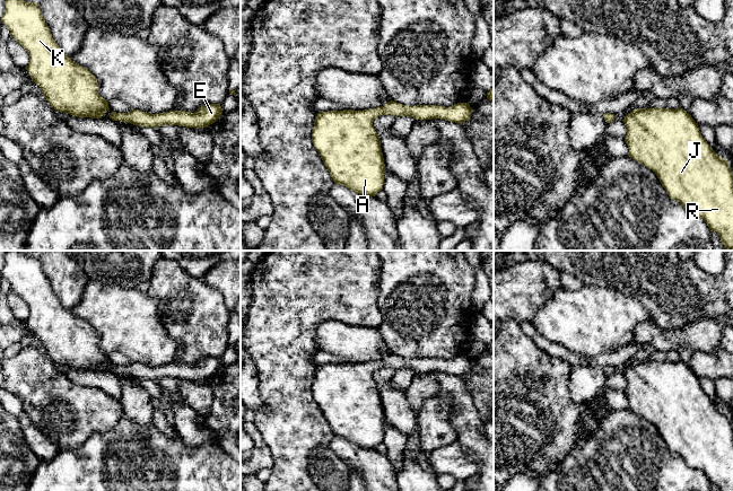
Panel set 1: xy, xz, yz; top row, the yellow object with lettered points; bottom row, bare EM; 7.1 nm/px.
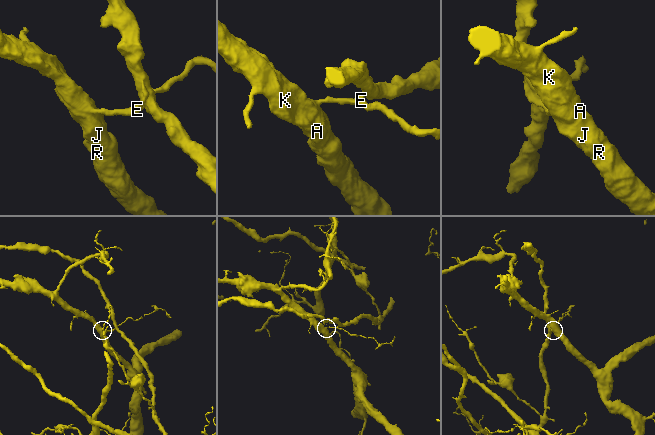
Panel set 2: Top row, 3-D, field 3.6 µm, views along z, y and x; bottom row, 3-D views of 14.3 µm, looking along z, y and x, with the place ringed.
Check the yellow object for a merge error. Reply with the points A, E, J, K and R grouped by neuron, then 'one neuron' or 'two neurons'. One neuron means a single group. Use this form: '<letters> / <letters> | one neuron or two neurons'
A J K R / E | two neurons

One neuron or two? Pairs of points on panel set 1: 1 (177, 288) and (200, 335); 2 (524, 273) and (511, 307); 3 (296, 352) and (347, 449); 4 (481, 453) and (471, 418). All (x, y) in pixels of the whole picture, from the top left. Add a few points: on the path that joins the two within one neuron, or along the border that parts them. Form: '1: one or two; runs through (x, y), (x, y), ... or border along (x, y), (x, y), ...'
1: one; runs through (183, 299), (200, 324)
2: one; runs through (524, 281), (524, 286), (511, 299)
3: two; border along (334, 437), (329, 444)
4: one; runs through (477, 444), (471, 438), (471, 427)

